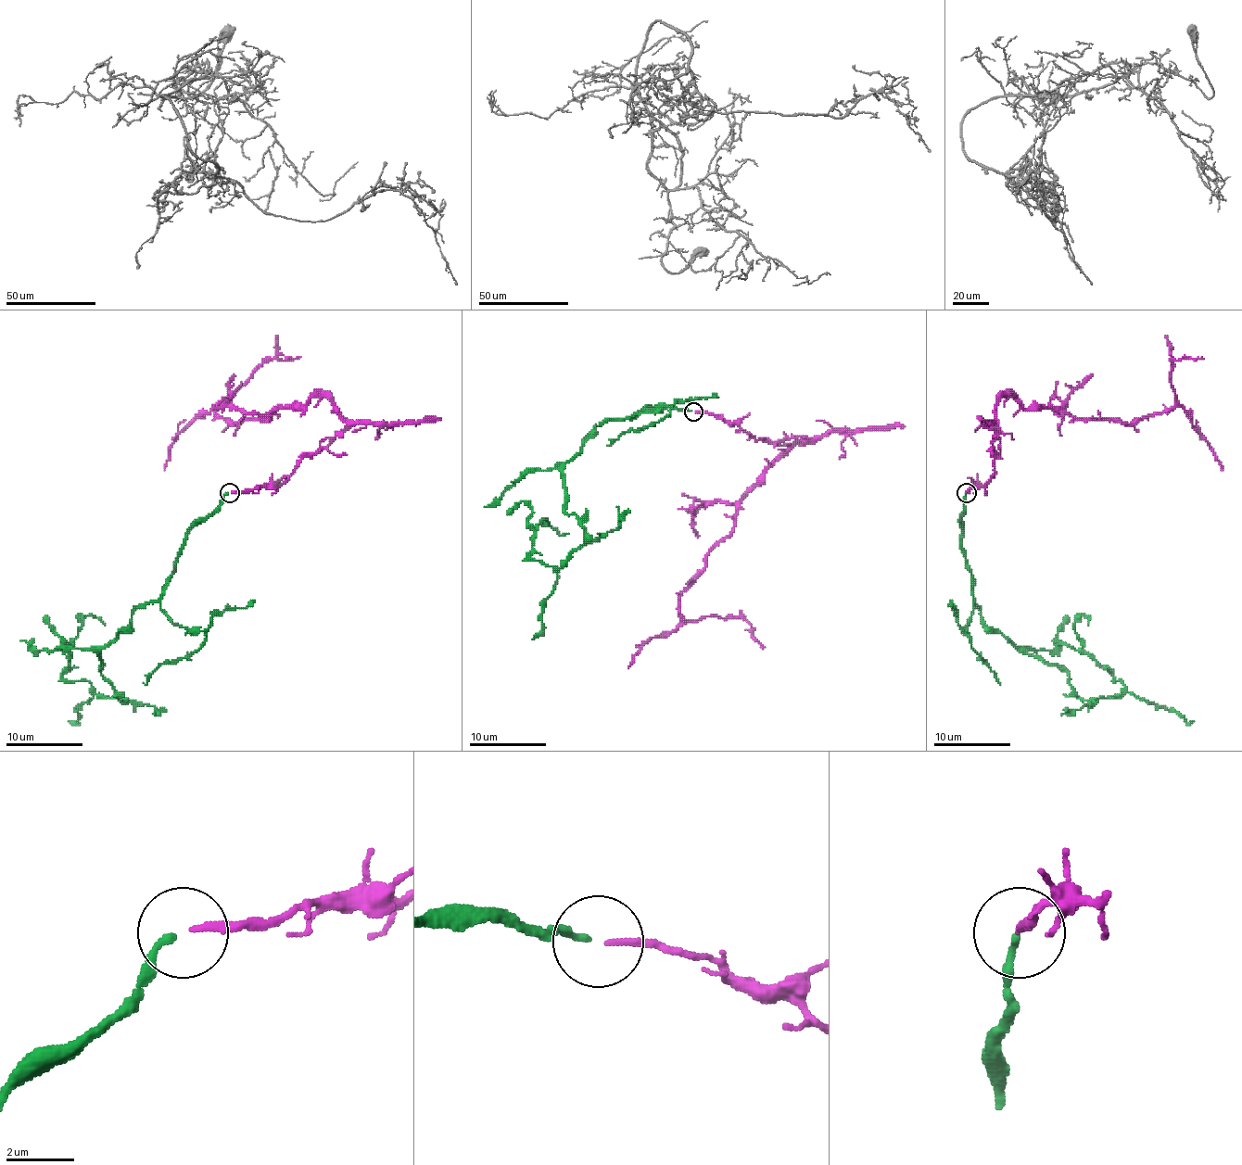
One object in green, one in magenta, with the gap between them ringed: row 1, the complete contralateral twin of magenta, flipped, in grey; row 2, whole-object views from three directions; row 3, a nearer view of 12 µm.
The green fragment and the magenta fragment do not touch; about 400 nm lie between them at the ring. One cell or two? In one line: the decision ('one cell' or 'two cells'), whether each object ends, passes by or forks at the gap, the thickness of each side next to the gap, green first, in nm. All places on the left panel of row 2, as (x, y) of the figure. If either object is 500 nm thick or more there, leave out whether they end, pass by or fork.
two cells; green ends; magenta ends; calibres 200 and 170 nm

